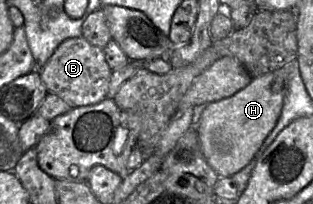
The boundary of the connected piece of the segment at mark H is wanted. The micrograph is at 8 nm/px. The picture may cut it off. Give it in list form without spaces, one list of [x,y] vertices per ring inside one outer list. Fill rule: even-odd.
[[[284,66],[253,77],[246,87],[234,95],[208,103],[197,124],[192,125],[197,131],[200,149],[205,160],[219,177],[231,177],[244,168],[253,159],[265,137],[276,125],[287,88],[287,69],[283,68]]]

